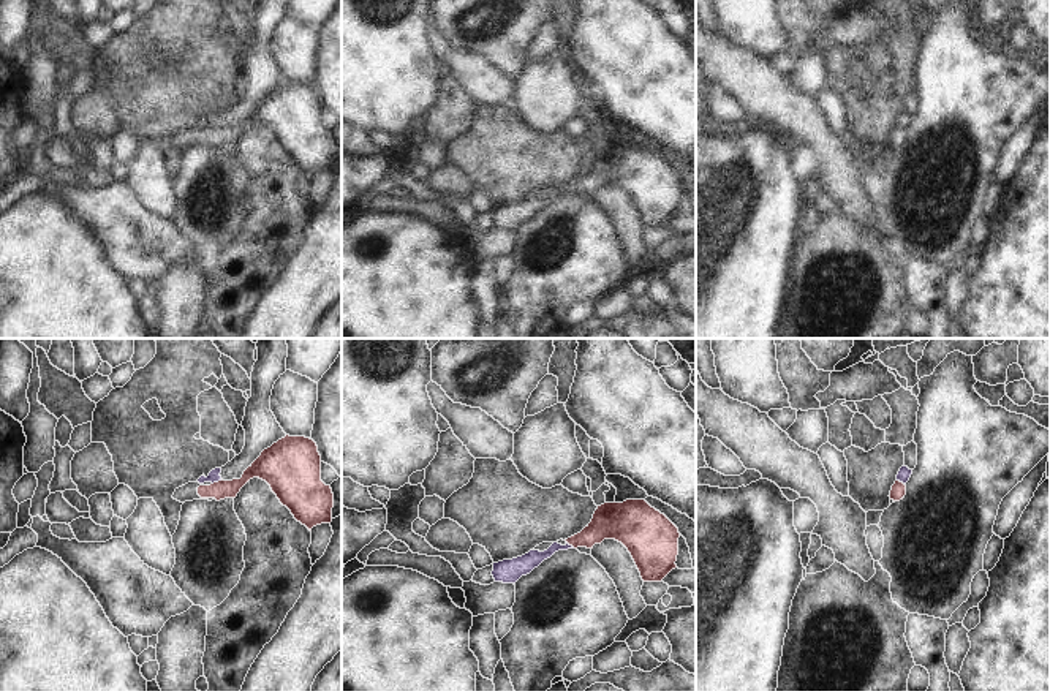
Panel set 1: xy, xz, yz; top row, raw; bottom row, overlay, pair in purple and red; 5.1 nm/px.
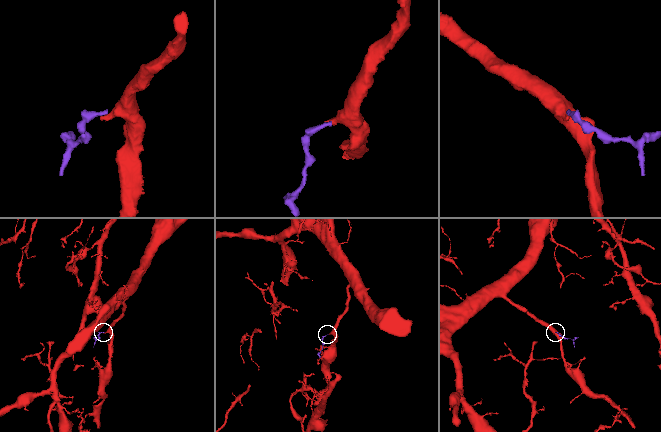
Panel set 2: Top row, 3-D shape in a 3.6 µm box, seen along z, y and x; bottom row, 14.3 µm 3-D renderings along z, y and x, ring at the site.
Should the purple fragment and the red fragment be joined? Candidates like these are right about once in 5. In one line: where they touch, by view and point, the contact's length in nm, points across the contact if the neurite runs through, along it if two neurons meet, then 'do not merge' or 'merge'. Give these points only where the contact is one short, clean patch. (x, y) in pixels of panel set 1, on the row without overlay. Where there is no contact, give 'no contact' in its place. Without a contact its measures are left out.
contact xy (217, 127); length 60 nm; border xy (222, 125), (212, 130); do not merge

